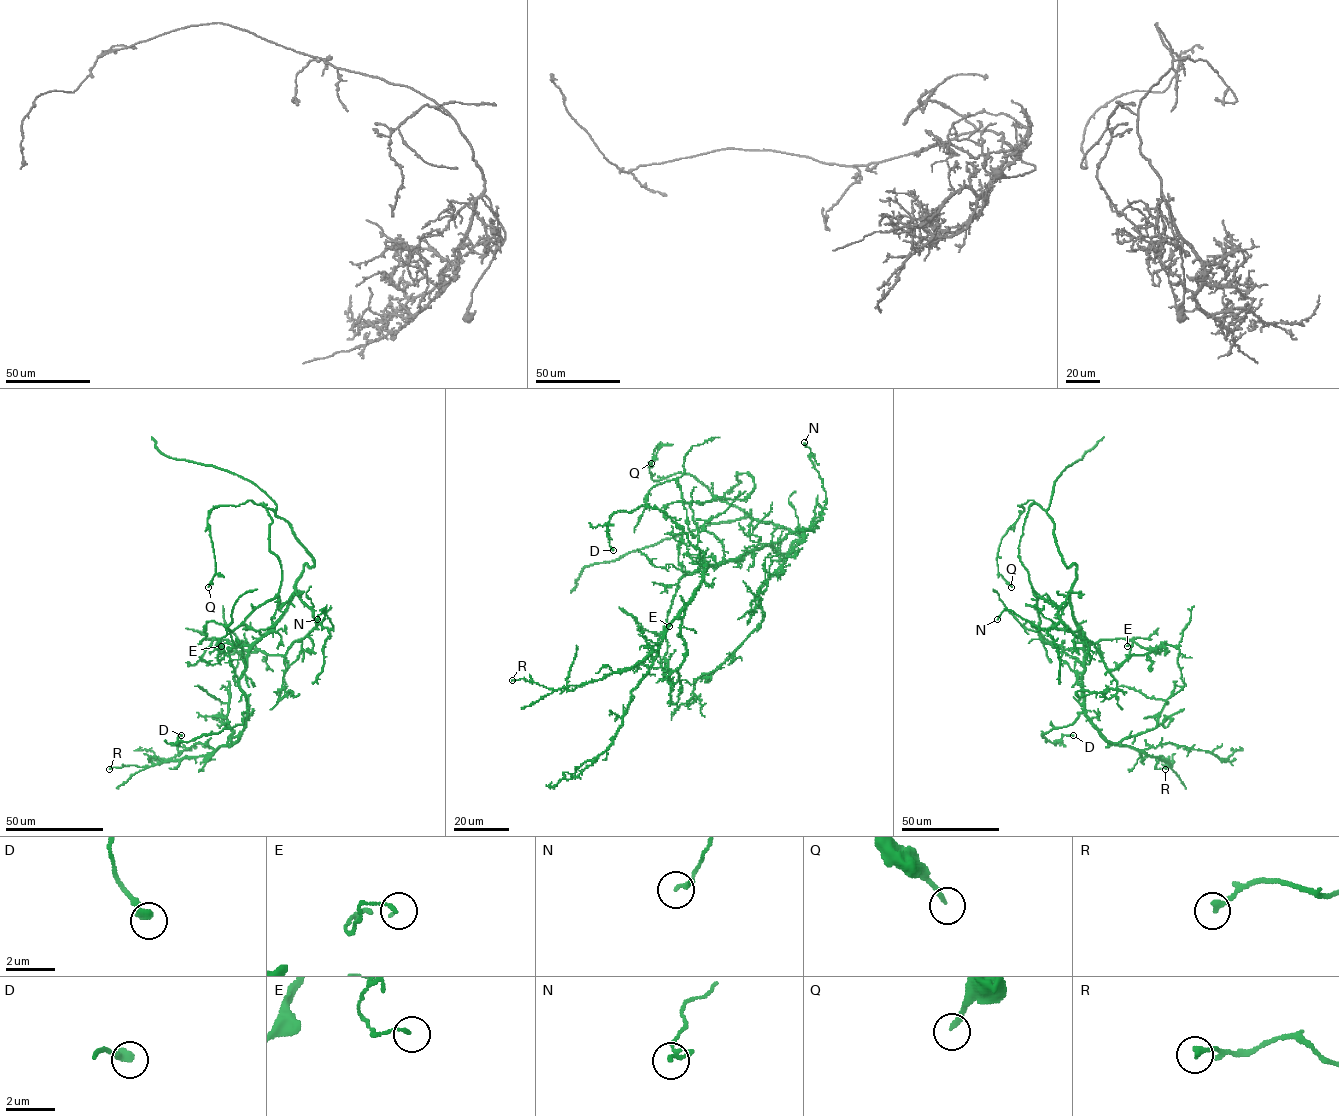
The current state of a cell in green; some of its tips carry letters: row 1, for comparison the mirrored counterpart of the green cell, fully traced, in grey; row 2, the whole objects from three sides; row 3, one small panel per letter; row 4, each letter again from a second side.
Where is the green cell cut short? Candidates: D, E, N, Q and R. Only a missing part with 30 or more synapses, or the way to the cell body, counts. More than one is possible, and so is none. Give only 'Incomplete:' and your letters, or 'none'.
Incomplete: none

